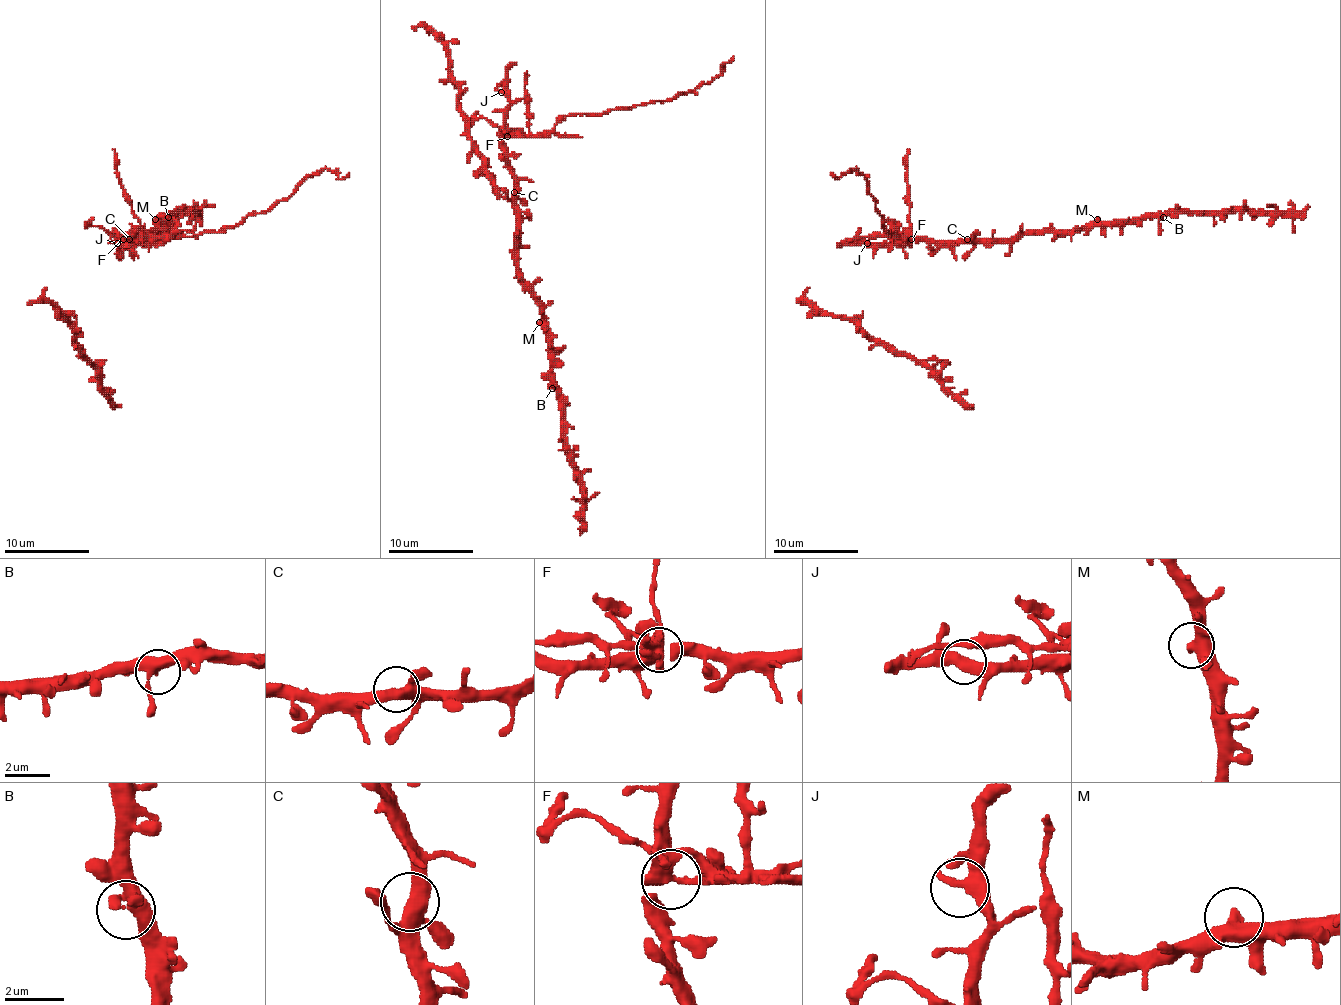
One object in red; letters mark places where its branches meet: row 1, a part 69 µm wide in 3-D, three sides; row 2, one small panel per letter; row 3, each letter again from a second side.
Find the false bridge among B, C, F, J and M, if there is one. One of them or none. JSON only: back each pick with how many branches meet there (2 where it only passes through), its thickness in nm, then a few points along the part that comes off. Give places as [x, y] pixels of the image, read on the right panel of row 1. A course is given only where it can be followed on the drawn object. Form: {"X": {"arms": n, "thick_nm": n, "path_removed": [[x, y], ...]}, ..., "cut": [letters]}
{"F": {"arms": 3, "thick_nm": 400, "path_removed": [[911, 239], [901, 239], [890, 230], [888, 234], [867, 179], [856, 168], [839, 179], [831, 173]]}, "cut": ["F"]}

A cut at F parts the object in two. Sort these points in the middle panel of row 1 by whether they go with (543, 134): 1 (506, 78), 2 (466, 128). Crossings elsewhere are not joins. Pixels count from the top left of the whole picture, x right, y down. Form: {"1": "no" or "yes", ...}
{"1": "no", "2": "no"}

